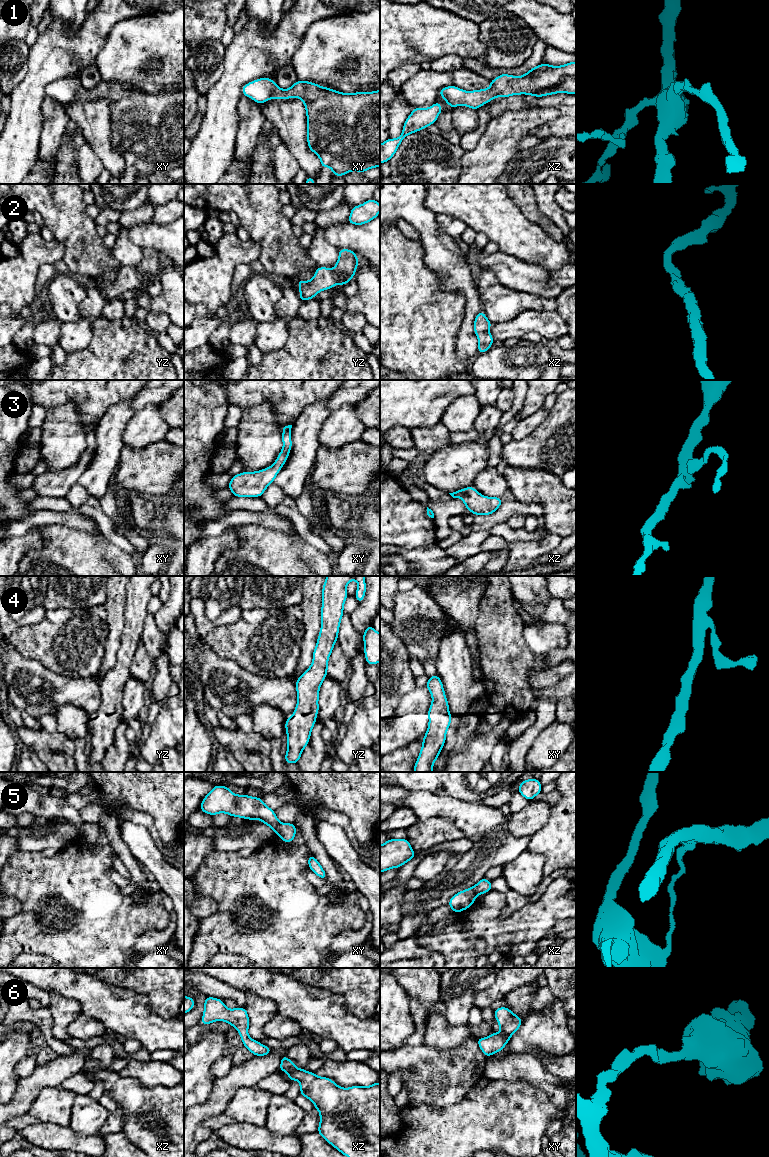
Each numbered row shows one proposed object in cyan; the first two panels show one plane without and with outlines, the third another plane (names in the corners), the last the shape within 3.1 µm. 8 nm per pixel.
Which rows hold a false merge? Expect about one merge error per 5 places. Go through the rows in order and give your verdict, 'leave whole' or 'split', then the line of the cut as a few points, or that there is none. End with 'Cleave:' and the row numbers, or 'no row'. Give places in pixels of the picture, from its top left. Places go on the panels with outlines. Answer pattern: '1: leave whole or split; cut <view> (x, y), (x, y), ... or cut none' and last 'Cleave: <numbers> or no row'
1: leave whole; cut none
2: leave whole; cut none
3: leave whole; cut none
4: leave whole; cut none
5: split; cut xy (279, 822), (275, 831)
6: leave whole; cut none
Cleave: 5

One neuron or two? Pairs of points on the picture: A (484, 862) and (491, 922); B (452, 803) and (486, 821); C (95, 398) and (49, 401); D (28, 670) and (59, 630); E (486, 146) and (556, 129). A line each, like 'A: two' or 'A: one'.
A: two
B: one
C: one
D: two
E: two

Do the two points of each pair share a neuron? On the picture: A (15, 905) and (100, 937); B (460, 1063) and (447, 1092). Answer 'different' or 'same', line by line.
A: different
B: same

